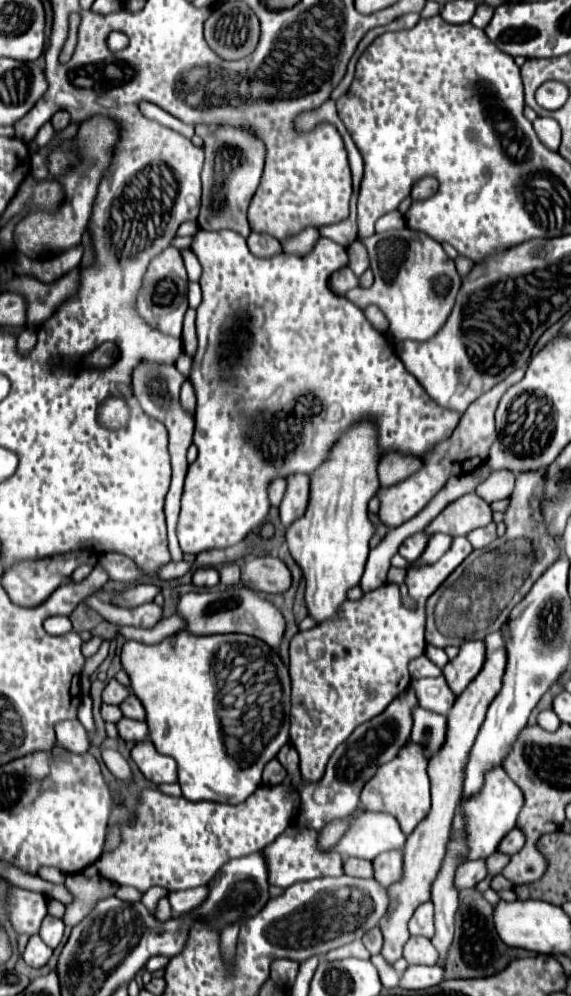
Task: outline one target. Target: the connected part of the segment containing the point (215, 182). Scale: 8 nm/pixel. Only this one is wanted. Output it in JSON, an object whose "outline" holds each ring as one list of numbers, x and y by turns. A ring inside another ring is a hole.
{"outline":[[205,123,195,125,195,133,205,141,205,167,201,173,203,179,203,199,197,223,205,231,231,229,239,235,249,235,247,209,255,189,259,187,263,167,265,167,265,145,255,135,235,125,209,127]]}

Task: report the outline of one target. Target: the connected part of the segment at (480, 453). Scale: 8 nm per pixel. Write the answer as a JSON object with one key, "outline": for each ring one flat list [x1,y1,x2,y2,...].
{"outline":[[517,369,513,371,507,379,503,379,501,383,497,383,493,389,489,389,487,393,483,393,477,401,473,401,469,405,469,409,463,413,457,429,453,431,451,439,439,443,431,453,427,453,427,457,423,457,423,463,425,467,421,471,417,471,415,475,411,475,407,481,401,481,393,487,381,487,377,491,379,499,381,499,381,509,379,509,379,517,385,525,389,527,399,527,403,525,405,521,409,521,411,517,415,517,433,497,435,493,447,483,449,475,451,473,459,473,459,475,465,475,473,469,477,469,479,465,485,463,487,459,487,453,489,453,489,447,495,439,495,409,501,401,501,397,505,395,505,391,517,383,521,377,523,377,525,369]]}

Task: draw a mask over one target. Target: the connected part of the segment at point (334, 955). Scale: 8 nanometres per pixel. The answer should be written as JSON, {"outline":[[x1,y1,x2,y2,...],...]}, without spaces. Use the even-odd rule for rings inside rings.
{"outline":[[359,939,359,941,347,943,347,945,339,947,339,949,333,949,333,951,331,951,331,953,327,953,325,957,327,957,327,959,331,959,331,961,335,961,335,959,345,959,345,957,359,957,359,959,369,959,369,957,371,957,371,953,365,949,363,941]]}

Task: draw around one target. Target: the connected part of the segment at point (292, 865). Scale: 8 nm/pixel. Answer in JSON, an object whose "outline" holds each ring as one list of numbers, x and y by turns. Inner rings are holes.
{"outline":[[295,823,277,837,275,843,267,845,263,849,269,865,269,883,277,887,291,887,293,883,299,881,311,881,317,877,341,877,343,875,343,861,341,855,331,851,331,853,321,853,317,849,317,831,309,829,297,829]]}

